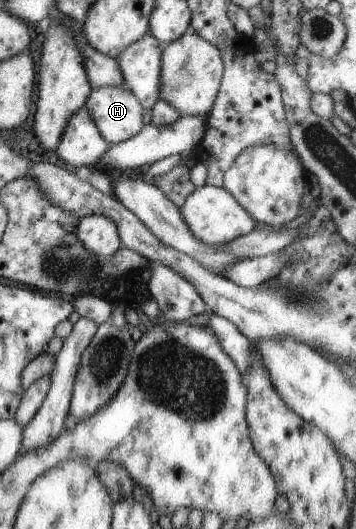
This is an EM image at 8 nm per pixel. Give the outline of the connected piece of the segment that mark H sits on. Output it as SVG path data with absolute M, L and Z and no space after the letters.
M108 85L93 88L85 107L102 138L111 144L133 137L144 126L143 106L128 88Z

